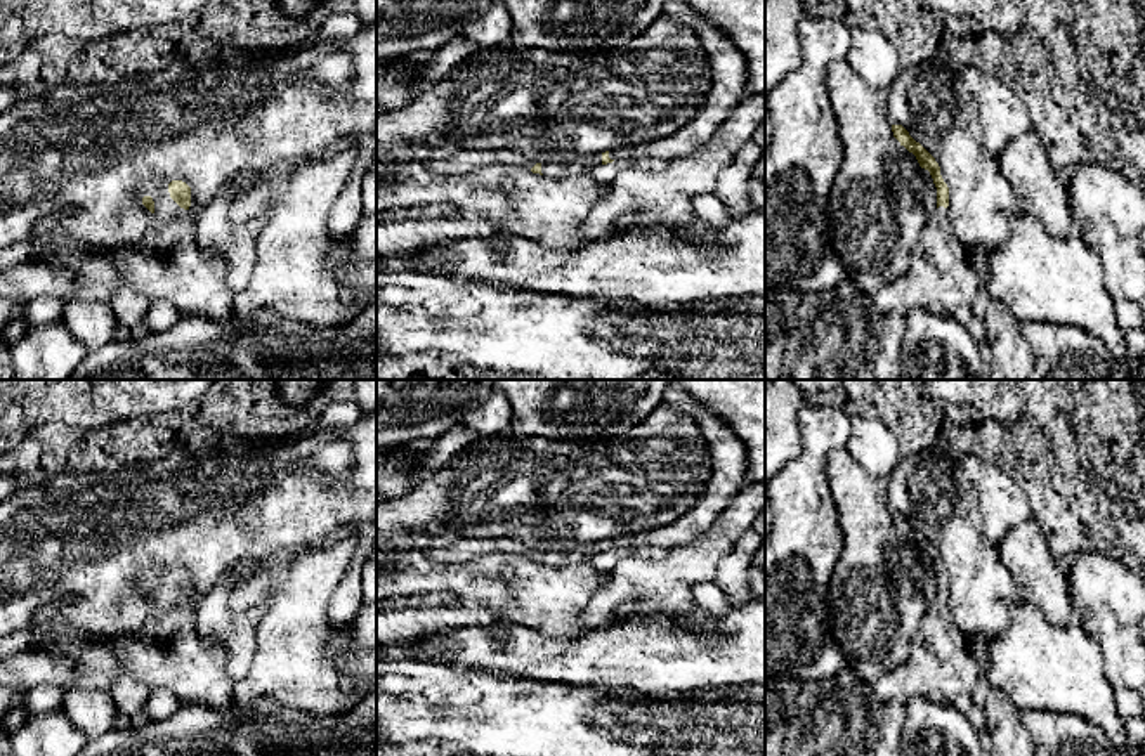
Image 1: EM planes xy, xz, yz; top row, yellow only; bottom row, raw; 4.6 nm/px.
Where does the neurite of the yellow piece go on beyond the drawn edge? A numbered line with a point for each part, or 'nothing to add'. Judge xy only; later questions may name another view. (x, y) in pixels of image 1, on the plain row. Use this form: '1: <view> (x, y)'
1: xy (169, 652)

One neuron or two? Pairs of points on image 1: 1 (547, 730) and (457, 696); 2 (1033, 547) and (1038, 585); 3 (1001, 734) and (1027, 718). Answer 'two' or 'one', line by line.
1: one
2: one
3: two

